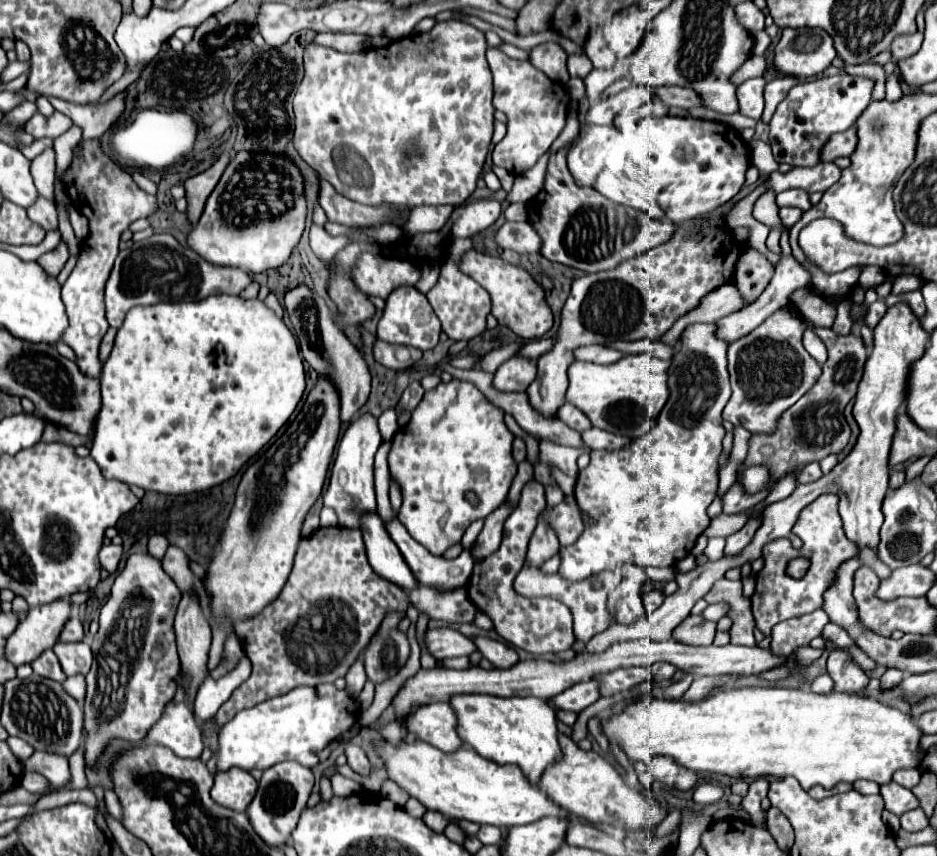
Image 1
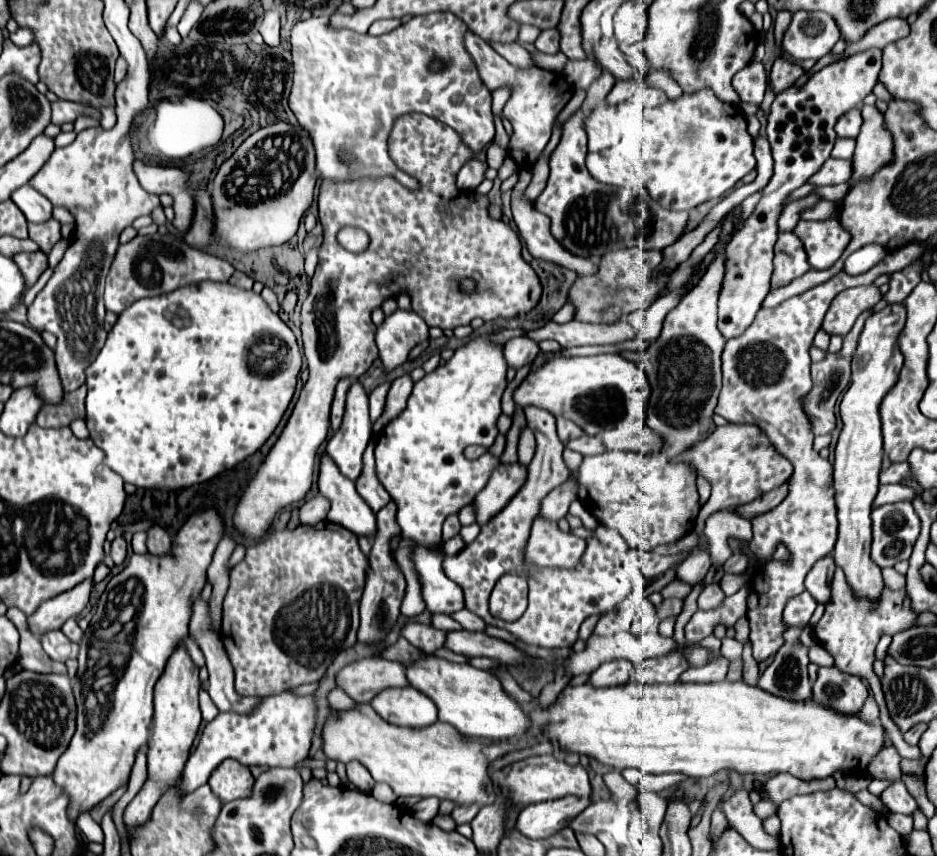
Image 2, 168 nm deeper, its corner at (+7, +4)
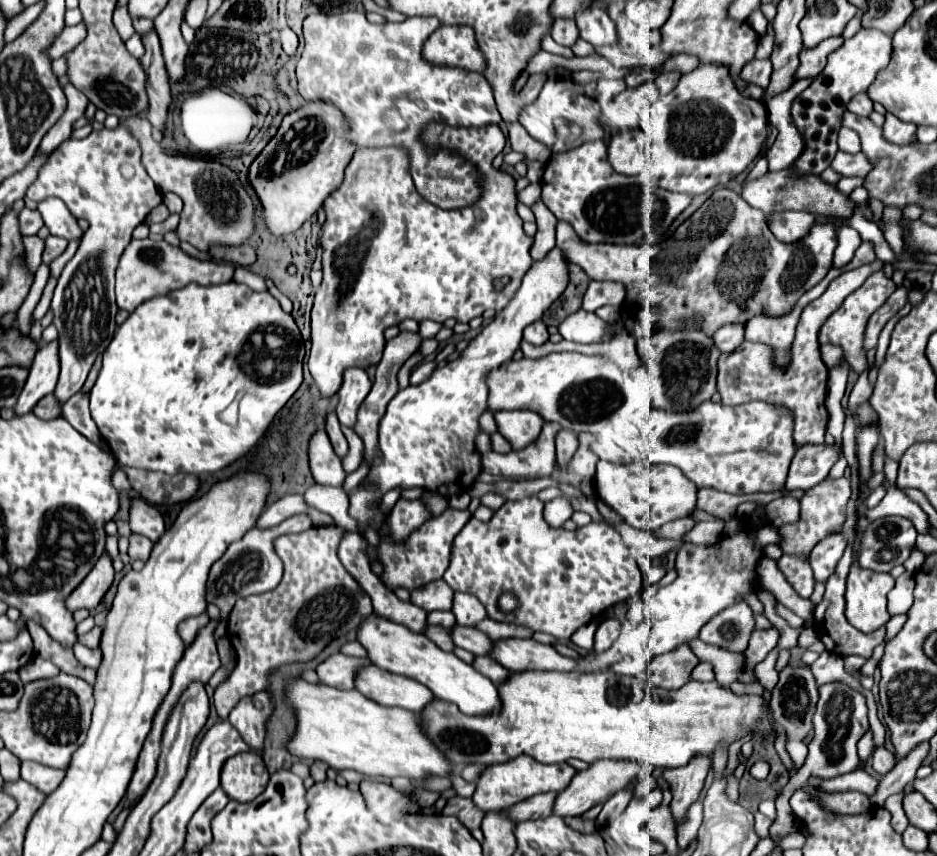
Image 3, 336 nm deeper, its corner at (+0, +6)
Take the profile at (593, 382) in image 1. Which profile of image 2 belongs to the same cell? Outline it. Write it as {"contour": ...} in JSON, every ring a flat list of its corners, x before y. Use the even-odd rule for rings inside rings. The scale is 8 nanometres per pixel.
{"contour":[[606,353,606,355,594,355,594,357,558,357,554,363,546,363,546,367,540,367,536,373,530,373,522,385,514,393,514,403,520,407,526,405,538,405,542,409,552,411,556,417,566,415,566,419,574,419,588,435,598,435,604,429,616,427,620,421,624,421,628,415,632,421,644,423,644,409,650,399,650,383,642,369,634,361,626,361,618,353]]}

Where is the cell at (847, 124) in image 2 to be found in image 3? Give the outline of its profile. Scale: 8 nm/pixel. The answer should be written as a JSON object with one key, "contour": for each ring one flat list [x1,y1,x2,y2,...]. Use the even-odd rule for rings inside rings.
{"contour":[[859,93,857,97,853,97,853,101,847,105,849,111,853,111,855,115,861,115,861,117,869,117,869,113,873,111,873,101,869,99,867,93]]}

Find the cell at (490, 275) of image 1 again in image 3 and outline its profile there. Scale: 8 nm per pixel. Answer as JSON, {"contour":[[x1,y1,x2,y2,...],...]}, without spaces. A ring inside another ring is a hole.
{"contour":[[431,125,431,147,447,147,447,149,457,149,461,155,465,155,473,165,477,165,481,179,483,179,483,197,465,209,455,209,455,211,443,211,439,207,435,207,433,203,425,201,411,179,409,173,409,153,403,147,365,147,365,149,357,149,351,163,345,169,345,179,341,183,339,189,335,189,329,199,325,199,323,207,327,213,327,219,321,227,321,249,323,249,323,281,321,287,315,293,315,305,311,311,311,357,307,361,307,367,311,371,311,377,315,379,319,391,323,393,323,397,337,393,337,389,341,387,341,373,347,367,363,367,367,369,369,365,377,365,381,361,381,353,383,353,383,331,391,325,399,325,405,319,415,319,415,321,423,321,423,319,431,319,431,321,447,321,449,317,455,317,459,323,469,323,473,317,483,315,485,309,495,309,501,311,503,305,509,303,509,299,513,297,513,293,517,291,517,285,521,285,521,277,527,273,527,269,531,267,533,259,529,255,531,243,533,239,525,235,523,231,523,219,517,215,517,191,515,191,515,179,511,177,511,173,495,169,493,167,493,159,503,151,505,147,505,135,501,133,499,125,485,125,485,127,445,127,445,125],[501,277,509,277,509,283,503,289,495,289,495,279],[337,325,343,325,343,331,337,329]]}

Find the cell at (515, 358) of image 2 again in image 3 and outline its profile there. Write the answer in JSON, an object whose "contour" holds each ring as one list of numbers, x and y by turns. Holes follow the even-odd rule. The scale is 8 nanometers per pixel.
{"contour":[[535,321,531,323,525,331,523,331,523,339,533,343,533,345,541,345,549,339,549,333,547,333,547,325,543,321]]}

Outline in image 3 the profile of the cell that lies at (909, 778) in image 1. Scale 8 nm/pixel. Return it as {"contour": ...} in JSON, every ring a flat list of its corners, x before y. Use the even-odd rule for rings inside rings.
{"contour":[[877,747,873,751,873,769,879,773,879,775,885,775,889,773,893,767,895,767,895,755,889,753,885,747]]}

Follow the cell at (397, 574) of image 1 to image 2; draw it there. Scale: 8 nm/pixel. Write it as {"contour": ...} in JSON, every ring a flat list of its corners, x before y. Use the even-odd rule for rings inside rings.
{"contour":[[322,457,320,463,320,477,318,477,320,491,330,499,332,507,328,513,328,521,338,523,352,531,356,537,372,539,376,535,376,515,368,507,368,503,358,495,354,483,344,475,338,475,338,467]]}

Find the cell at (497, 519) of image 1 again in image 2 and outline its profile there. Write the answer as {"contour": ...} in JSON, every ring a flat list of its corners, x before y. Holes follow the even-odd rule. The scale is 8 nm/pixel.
{"contour":[[500,463,498,471,494,471,494,475,490,477,490,483,474,499,476,523,482,527,494,515,498,515,502,507,506,507,508,501,518,493,524,479,526,479,526,467,522,467,520,463,510,467]]}

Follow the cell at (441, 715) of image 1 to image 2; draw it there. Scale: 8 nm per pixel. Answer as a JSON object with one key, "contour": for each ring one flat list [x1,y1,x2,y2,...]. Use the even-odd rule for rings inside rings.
{"contour":[[414,687,382,691,382,695,378,695,378,699,372,699,370,705,384,721,398,727,422,729,438,721,434,701]]}

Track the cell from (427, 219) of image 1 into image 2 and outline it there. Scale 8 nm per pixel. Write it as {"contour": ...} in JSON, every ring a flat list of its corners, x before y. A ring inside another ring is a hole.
{"contour":[[472,159,472,163,468,161,460,173,456,175,456,187,458,189,464,189,464,191,470,191,470,189,476,189,482,181,484,181,484,171,486,171,486,163,484,161,478,161,478,159]]}

